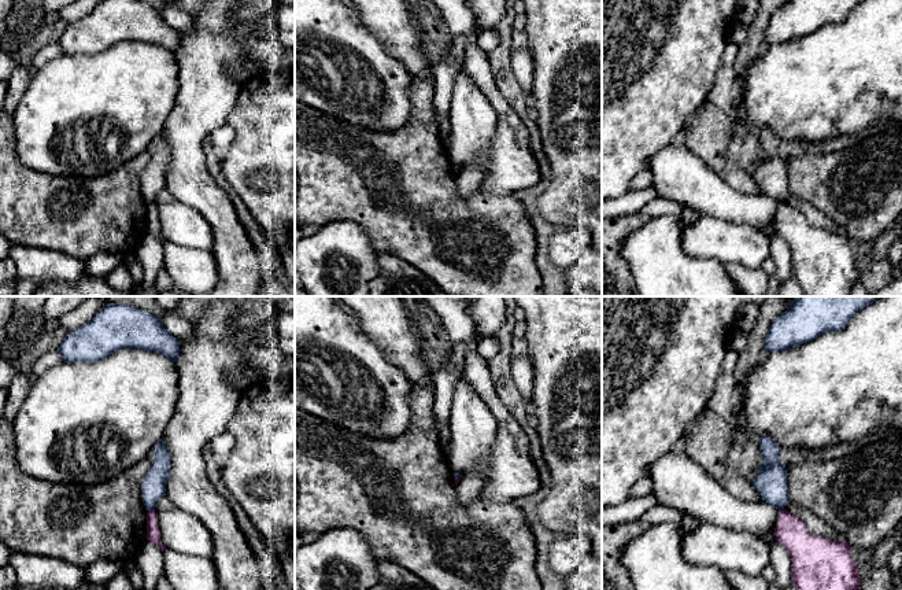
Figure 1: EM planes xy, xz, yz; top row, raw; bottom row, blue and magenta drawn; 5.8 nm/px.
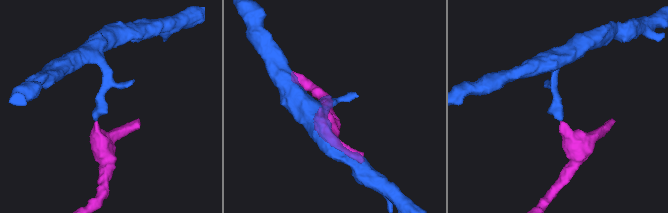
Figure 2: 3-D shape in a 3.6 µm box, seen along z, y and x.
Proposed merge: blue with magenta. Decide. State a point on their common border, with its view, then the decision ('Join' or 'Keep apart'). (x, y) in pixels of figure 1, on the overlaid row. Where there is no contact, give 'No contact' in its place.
Touches blue at xy (151, 508). Keep apart

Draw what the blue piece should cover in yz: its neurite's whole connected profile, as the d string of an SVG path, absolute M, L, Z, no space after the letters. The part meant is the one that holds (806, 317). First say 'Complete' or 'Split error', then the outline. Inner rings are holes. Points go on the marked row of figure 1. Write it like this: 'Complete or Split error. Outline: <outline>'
Complete. Outline: M795 296L765 336L766 354L810 342L824 332L843 329L862 307L881 296Z

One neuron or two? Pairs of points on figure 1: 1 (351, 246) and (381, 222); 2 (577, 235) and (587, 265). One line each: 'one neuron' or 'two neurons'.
1: two neurons
2: two neurons

